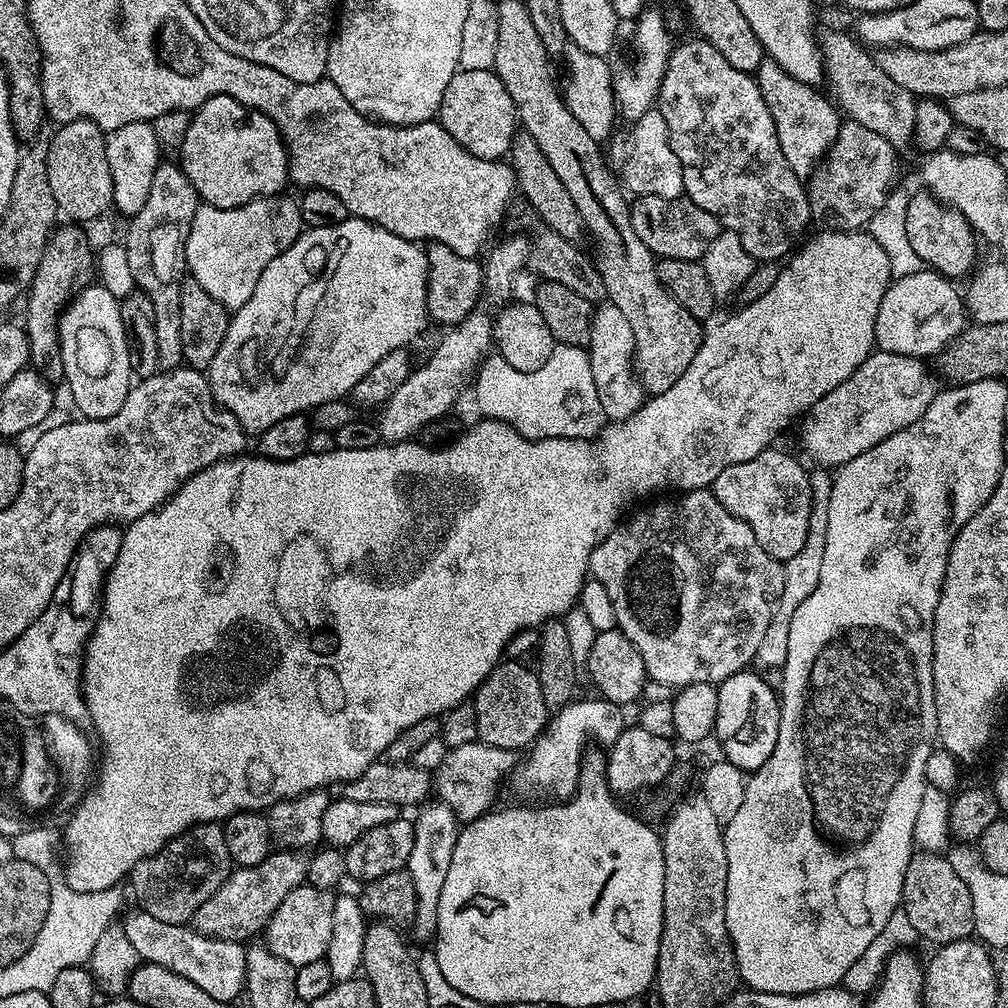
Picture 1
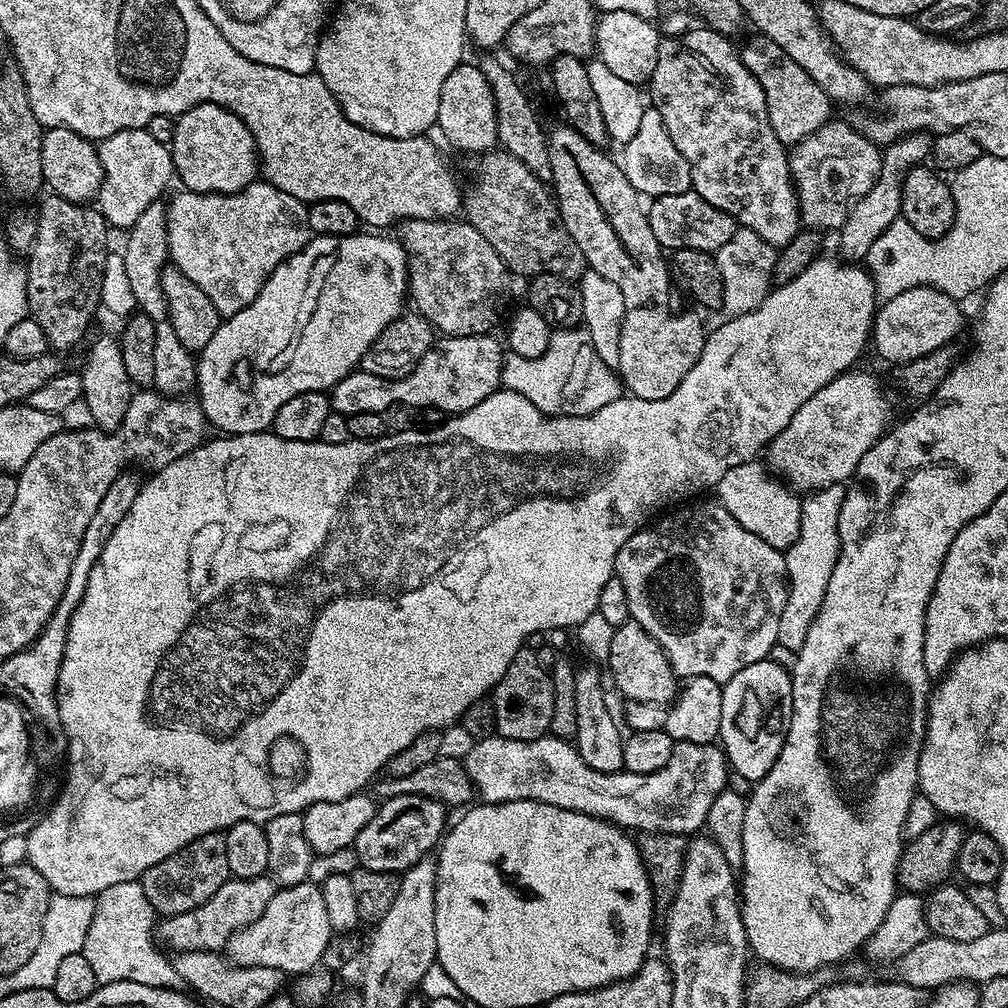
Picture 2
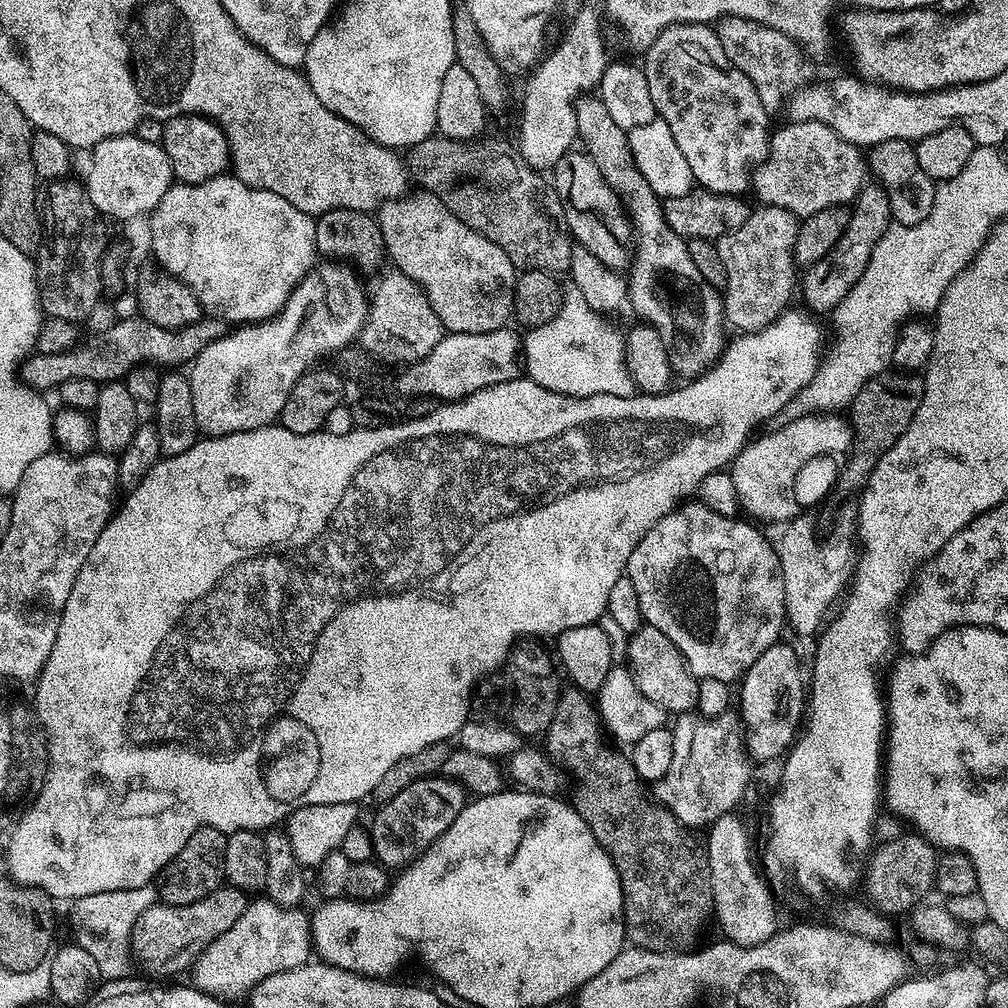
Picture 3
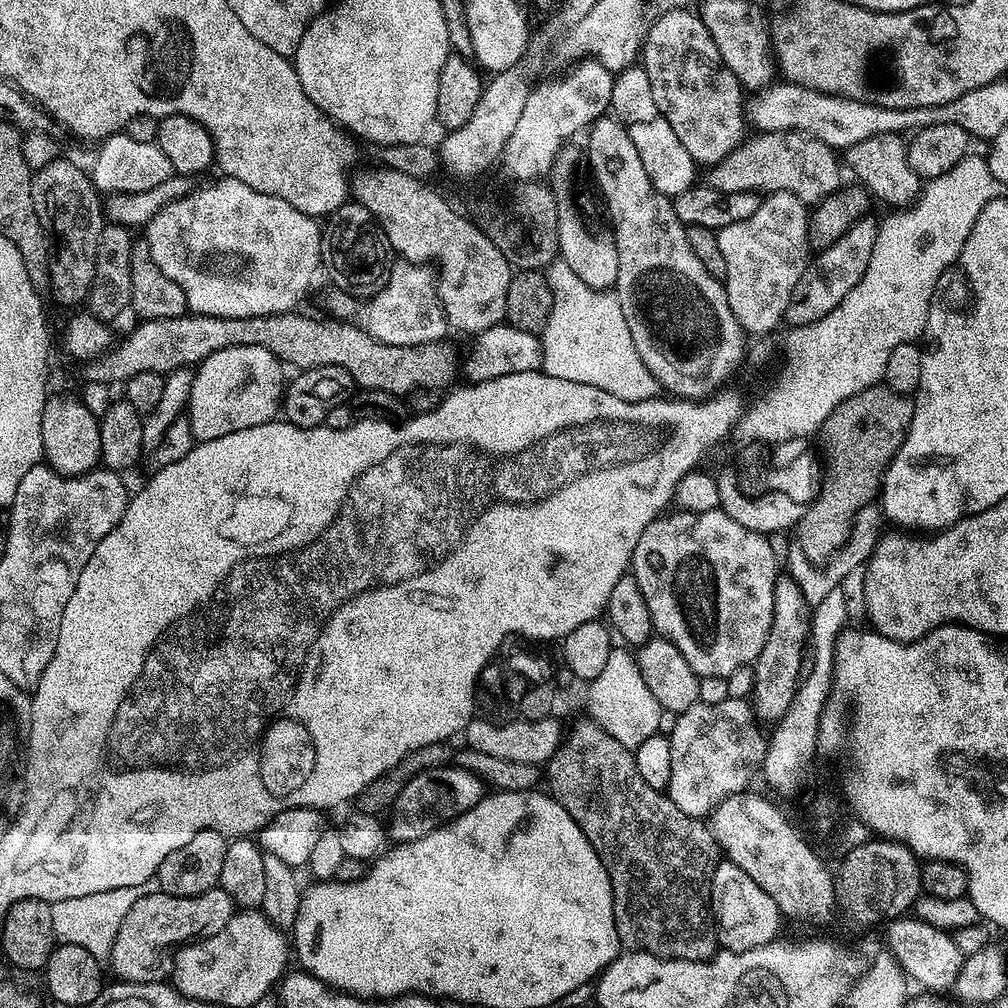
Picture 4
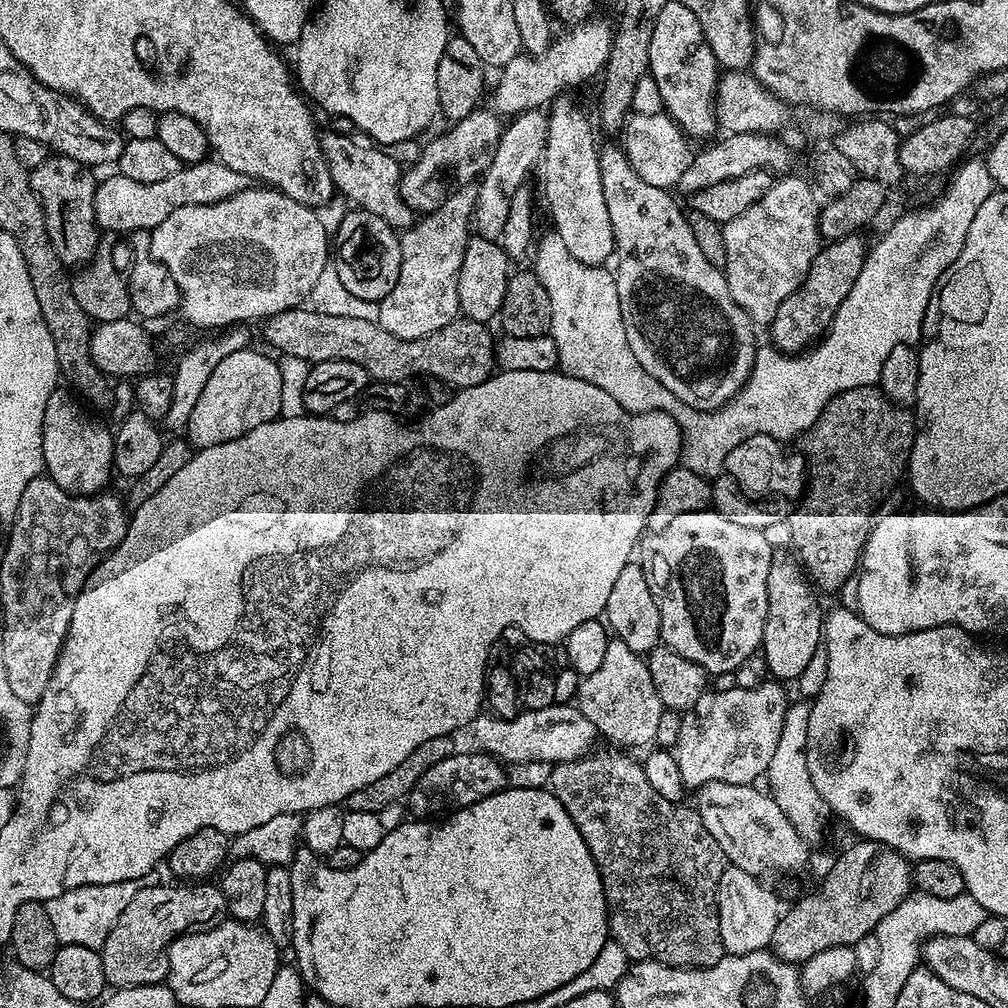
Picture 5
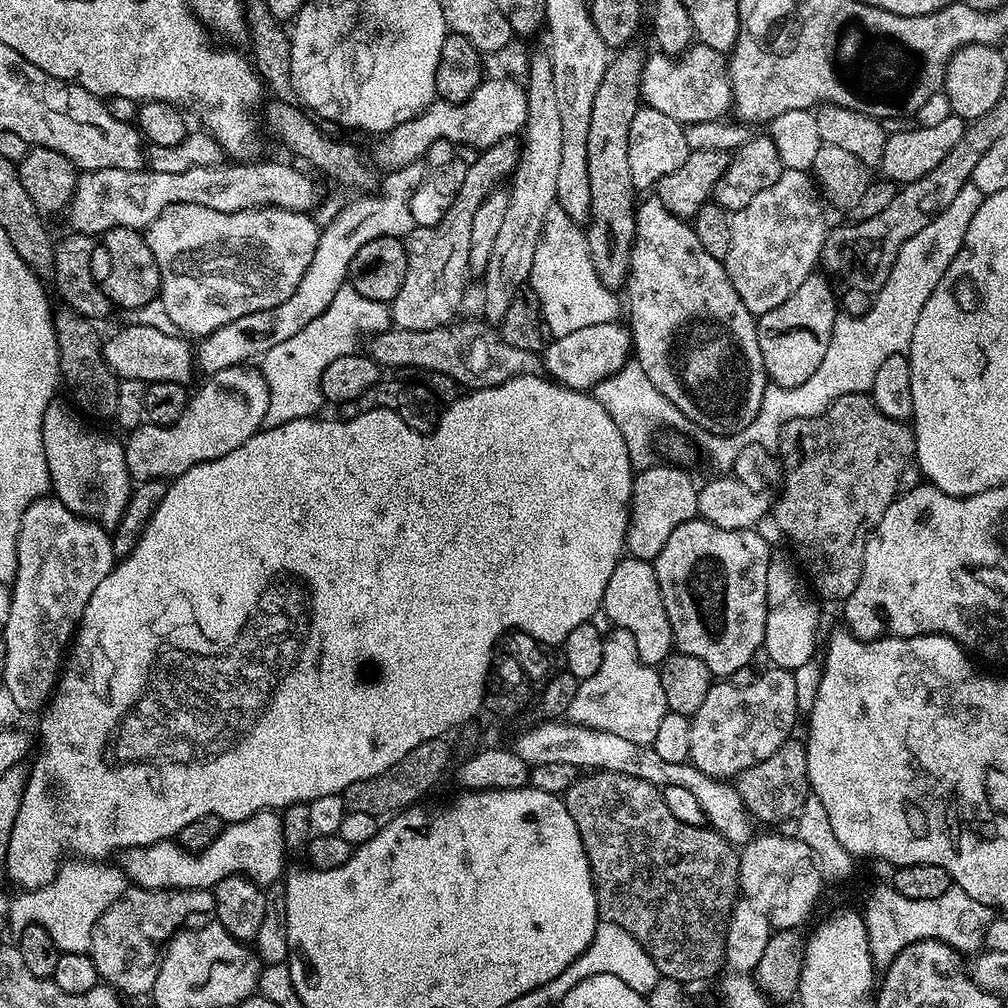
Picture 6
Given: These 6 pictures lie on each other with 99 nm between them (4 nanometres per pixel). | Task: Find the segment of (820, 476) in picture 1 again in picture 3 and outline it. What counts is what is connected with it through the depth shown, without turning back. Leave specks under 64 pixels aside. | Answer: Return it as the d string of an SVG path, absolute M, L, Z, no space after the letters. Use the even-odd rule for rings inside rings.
M851 507L844 508L841 512L834 513L828 521L804 515L797 515L795 520L787 521L785 528L788 529L781 534L780 544L778 540L778 551L784 579L784 615L787 627L793 628L800 636L815 637L852 579L854 512Z

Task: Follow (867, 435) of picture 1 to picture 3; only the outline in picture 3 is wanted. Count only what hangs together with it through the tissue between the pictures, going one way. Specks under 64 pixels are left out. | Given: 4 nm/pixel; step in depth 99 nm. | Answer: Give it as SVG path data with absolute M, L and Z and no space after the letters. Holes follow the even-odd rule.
M800 414L789 424L759 436L749 439L730 465L734 488L743 511L748 511L749 517L787 522L795 520L801 511L794 496L799 470L816 456L836 458L840 456L839 452L847 453L851 449L854 432L849 421L843 420L840 414Z

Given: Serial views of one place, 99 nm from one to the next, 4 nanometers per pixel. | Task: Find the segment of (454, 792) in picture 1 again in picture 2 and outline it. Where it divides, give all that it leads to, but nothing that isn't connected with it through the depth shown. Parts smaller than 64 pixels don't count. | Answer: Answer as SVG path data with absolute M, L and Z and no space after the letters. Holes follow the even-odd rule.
M492 735L477 739L468 757L463 760L475 795L485 804L537 800L550 808L574 810L587 816L608 820L625 830L637 828L637 833L665 832L671 836L691 837L699 833L708 823L710 806L714 798L729 787L730 767L724 750L719 743L699 744L682 741L672 745L670 762L662 770L650 774L634 774L623 770L614 773L600 773L591 769L579 756L571 739L563 736L539 736L533 740L508 740L504 736Z

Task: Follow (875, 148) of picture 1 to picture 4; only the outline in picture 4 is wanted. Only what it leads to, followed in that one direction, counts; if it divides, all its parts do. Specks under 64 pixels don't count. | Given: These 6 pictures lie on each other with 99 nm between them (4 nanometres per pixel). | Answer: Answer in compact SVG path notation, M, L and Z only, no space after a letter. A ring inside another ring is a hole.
M760 132L759 134L752 135L742 144L739 145L735 150L733 150L726 159L720 164L715 165L706 180L707 187L717 188L723 192L755 192L757 194L771 194L773 192L789 192L798 198L806 206L815 206L820 203L820 201L825 200L826 197L834 194L842 186L842 180L840 180L840 168L842 172L842 160L838 157L837 149L831 148L826 142L819 140L817 136L810 136L807 132Z

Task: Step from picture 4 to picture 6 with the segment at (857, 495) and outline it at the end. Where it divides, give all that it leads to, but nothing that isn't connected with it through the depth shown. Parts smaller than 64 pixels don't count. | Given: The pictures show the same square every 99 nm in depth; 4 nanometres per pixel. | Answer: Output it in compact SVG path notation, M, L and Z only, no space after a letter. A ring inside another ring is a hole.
M851 392L842 394L842 398L838 398L822 414L810 418L794 418L790 422L786 422L786 426L780 432L778 451L780 451L780 454L778 453L779 463L781 465L784 463L784 470L782 466L784 489L781 490L780 497L776 500L776 524L784 531L785 538L789 540L787 543L794 549L794 555L806 573L816 596L824 602L825 600L846 601L850 598L850 594L854 594L854 590L858 586L858 578L862 578L862 562L864 561L864 551L868 545L868 537L876 529L878 522L882 522L882 514L886 514L886 510L896 499L898 480L902 475L902 470L915 461L916 433L913 425L903 420L886 418L886 414L882 414L882 410L878 410L878 406L872 401L868 392Z

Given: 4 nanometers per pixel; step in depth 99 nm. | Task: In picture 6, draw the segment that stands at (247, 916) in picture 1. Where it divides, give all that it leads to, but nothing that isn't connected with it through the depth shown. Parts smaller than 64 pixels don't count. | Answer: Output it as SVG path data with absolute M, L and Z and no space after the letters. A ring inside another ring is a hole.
M129 886L98 918L94 926L94 934L90 938L90 950L94 966L98 970L101 981L117 992L128 996L140 996L151 993L154 978L158 978L158 970L162 959L162 949L168 941L181 930L201 928L213 923L216 919L216 893L207 888L138 888Z

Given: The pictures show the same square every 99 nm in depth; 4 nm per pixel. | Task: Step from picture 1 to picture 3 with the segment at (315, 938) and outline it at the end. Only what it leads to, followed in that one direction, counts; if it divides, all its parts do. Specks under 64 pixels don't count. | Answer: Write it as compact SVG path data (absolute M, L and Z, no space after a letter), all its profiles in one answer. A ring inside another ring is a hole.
M267 898L249 899L246 914L242 914L226 934L218 934L197 958L190 972L196 979L193 980L195 987L217 998L243 997L258 982L270 978L270 974L294 970L309 963L314 952L312 921L304 910L300 906L283 908Z

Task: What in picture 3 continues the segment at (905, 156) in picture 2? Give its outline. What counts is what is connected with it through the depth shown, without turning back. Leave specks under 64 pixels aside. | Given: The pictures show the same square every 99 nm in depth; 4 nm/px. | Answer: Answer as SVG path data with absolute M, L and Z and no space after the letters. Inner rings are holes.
M876 182L865 183L850 205L846 234L842 234L842 238L834 242L834 250L830 250L826 258L812 264L803 273L802 288L804 284L805 302L813 304L816 308L836 309L846 298L848 291L858 282L858 278L862 278L862 270L866 270L866 262L870 262L874 246L878 246L878 242L888 232L892 223L890 198L884 187Z

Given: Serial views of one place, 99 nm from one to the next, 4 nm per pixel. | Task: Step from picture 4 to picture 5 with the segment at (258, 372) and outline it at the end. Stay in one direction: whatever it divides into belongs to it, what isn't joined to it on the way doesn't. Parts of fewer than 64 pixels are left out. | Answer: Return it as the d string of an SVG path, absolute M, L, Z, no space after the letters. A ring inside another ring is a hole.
M251 347L230 354L214 367L194 405L186 427L186 440L193 449L209 448L250 434L258 426L277 419L280 413L280 367Z

